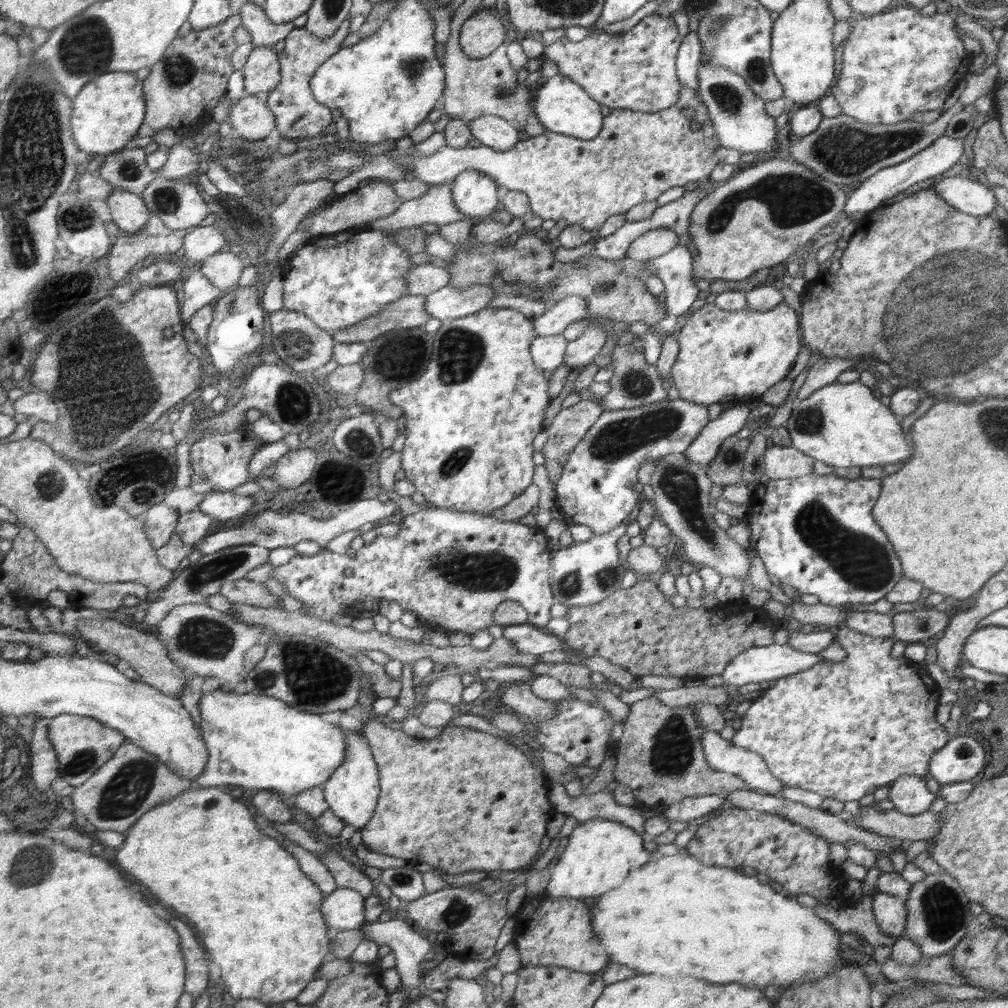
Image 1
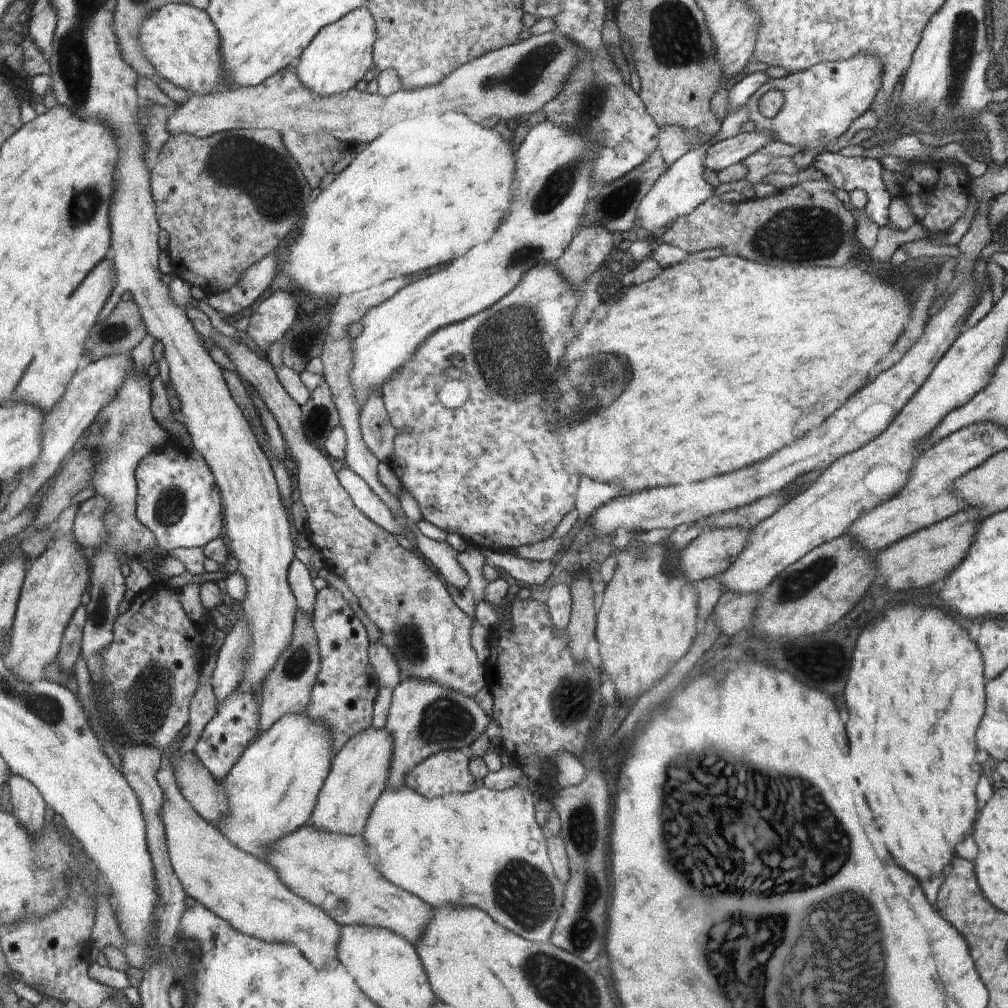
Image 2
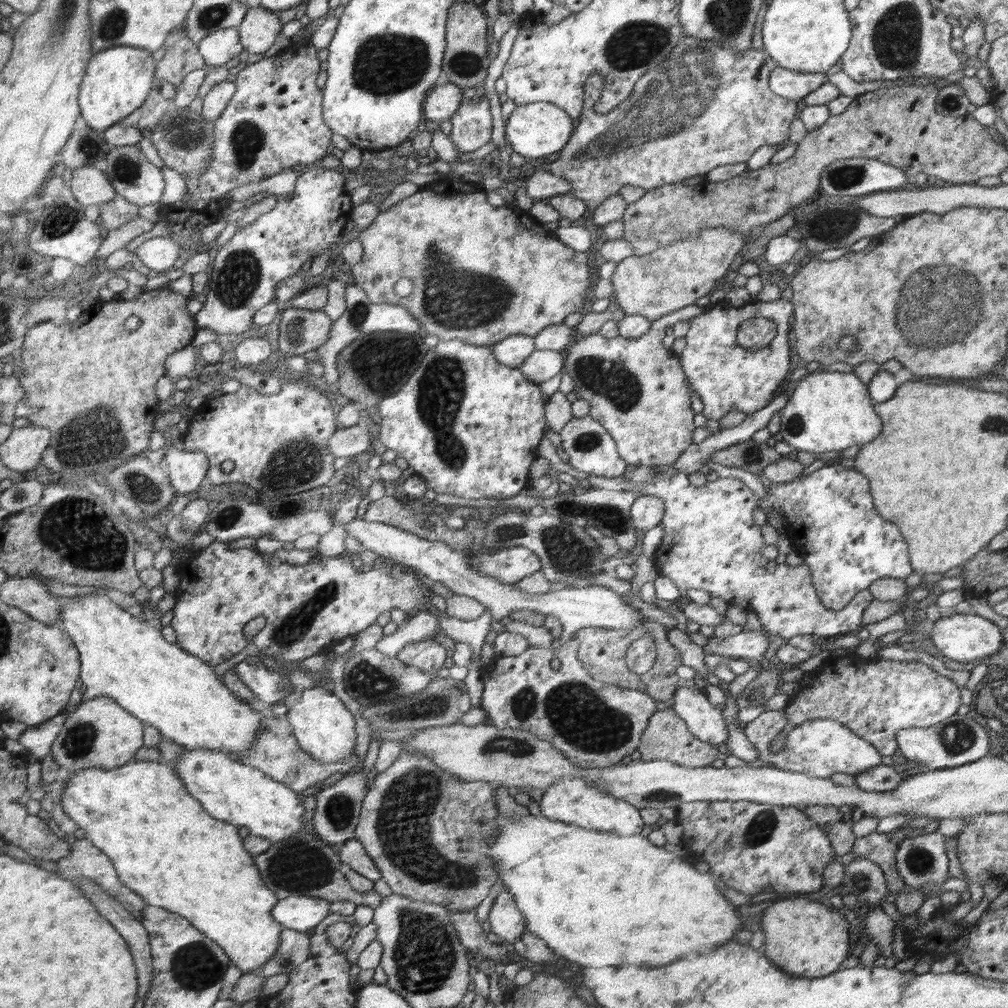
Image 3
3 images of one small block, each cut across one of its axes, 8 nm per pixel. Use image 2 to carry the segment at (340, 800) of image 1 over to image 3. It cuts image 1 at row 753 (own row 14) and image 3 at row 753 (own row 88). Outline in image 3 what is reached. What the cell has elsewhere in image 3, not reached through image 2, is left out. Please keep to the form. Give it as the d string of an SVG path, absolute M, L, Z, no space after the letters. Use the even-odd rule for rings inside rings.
M317 685L308 688L300 694L300 700L290 707L285 715L293 735L299 741L300 748L316 760L325 763L345 761L353 752L356 744L356 732L352 722L352 712L344 708L340 698L334 695L330 686Z

